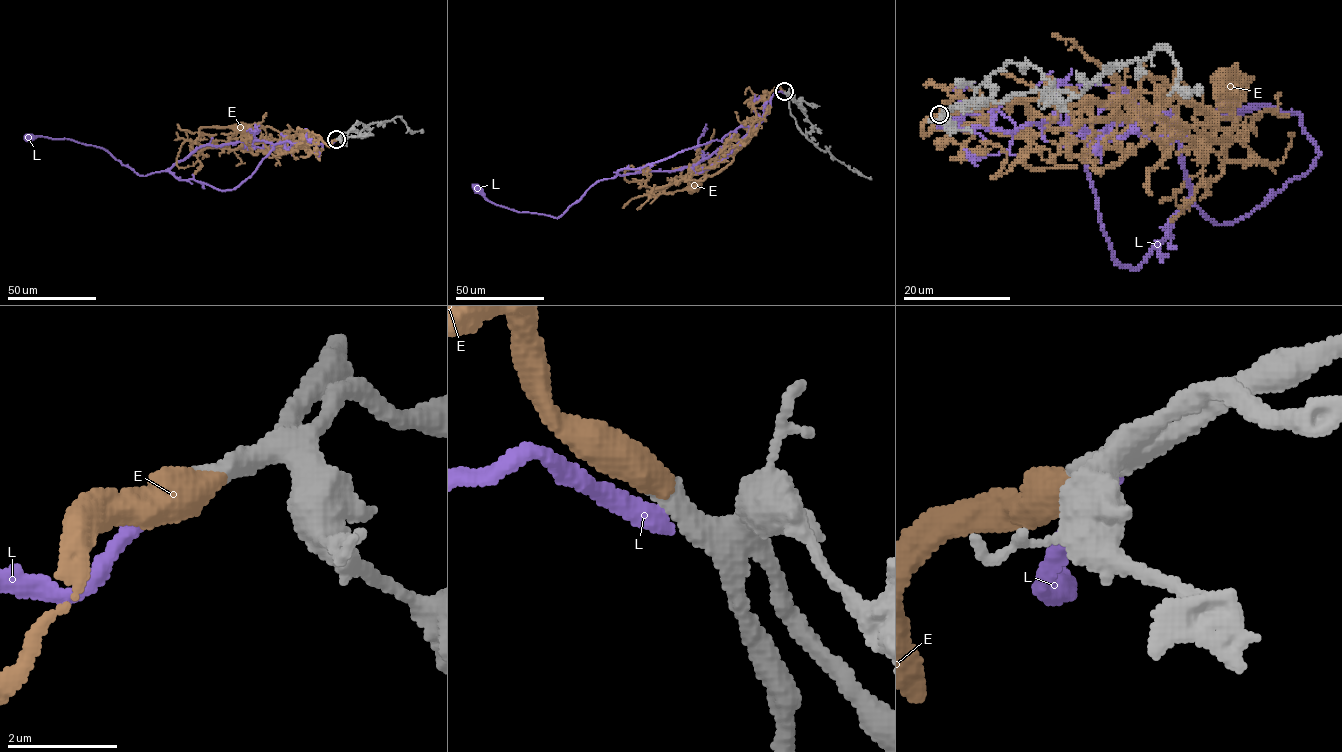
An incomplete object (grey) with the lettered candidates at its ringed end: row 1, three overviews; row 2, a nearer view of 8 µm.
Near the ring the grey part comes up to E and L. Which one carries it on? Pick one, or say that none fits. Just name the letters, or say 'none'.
E

